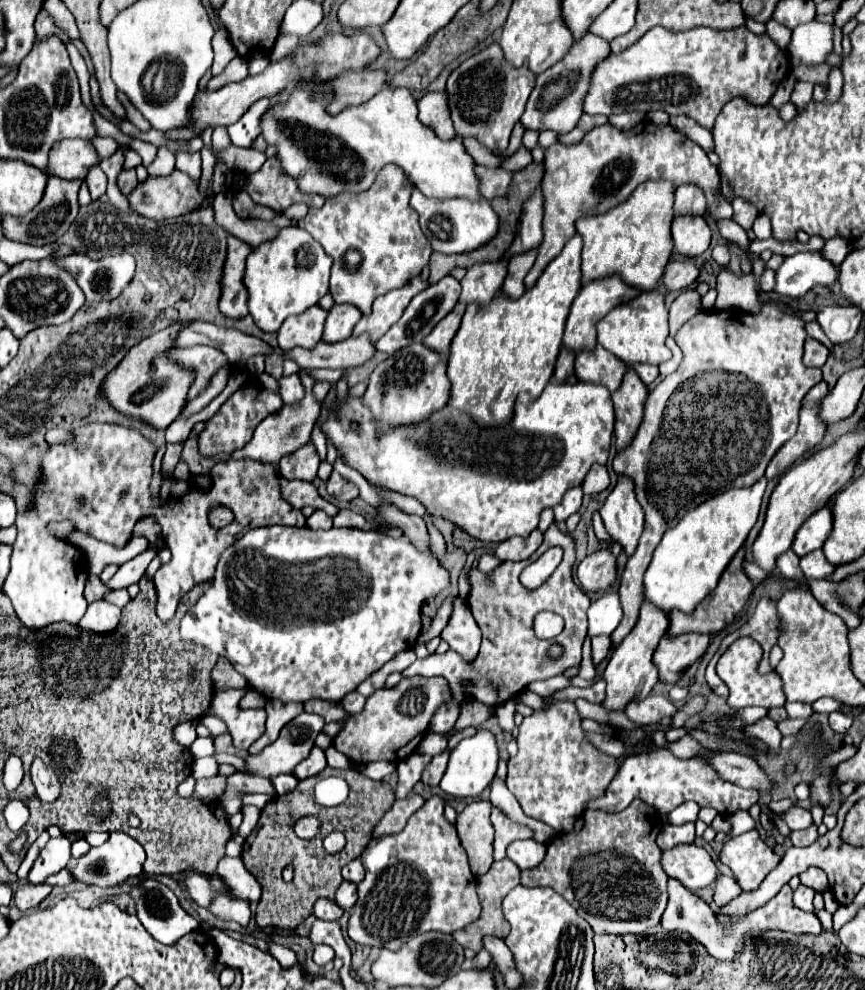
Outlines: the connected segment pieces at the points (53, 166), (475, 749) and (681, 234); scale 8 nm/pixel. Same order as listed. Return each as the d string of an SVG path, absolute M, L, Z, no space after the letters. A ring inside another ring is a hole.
M63 139L49 149L47 171L49 175L57 175L61 179L85 179L85 171L93 163L99 163L99 157L95 153L95 147L87 139Z
M477 729L477 733L473 737L463 739L449 757L449 765L447 771L441 779L441 789L453 797L477 797L481 795L489 783L495 777L497 771L497 763L499 763L499 749L497 749L497 741L495 735L487 729Z
M687 215L681 219L673 219L671 223L671 239L673 253L683 257L701 255L711 241L711 231L701 215Z

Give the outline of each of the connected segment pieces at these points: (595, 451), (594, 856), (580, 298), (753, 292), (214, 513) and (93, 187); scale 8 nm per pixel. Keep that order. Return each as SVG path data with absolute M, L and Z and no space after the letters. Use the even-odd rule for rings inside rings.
M549 383L543 391L541 397L537 397L535 401L531 401L529 395L521 393L517 397L517 403L515 403L515 417L509 425L505 427L495 427L495 429L487 429L487 427L477 427L473 425L473 421L467 417L467 415L461 415L461 411L453 411L453 407L445 407L441 411L437 411L431 419L427 419L425 423L417 423L417 425L411 425L411 427L397 427L389 433L385 433L381 439L375 439L375 421L371 417L371 411L363 405L361 399L351 399L347 397L345 403L337 403L337 417L339 421L335 421L335 417L331 415L321 427L323 427L323 433L335 443L335 447L345 455L345 461L347 465L351 465L353 469L357 469L367 481L371 483L377 483L377 485L383 485L387 489L393 489L393 491L399 491L403 495L409 495L409 497L417 497L431 515L437 515L437 517L445 517L449 521L453 521L457 527L465 529L469 535L473 535L475 539L479 541L505 541L513 535L521 535L521 537L527 537L539 523L539 515L545 507L553 507L561 501L563 493L573 487L573 485L581 485L583 483L583 477L587 475L587 471L591 469L593 463L599 463L599 465L605 465L607 459L609 459L609 449L611 449L611 437L613 437L613 427L615 427L615 411L613 411L613 401L611 401L611 393L609 389L601 387L601 385L595 385L595 383L563 383L563 385L557 385L557 383ZM351 423L359 423L359 431L353 431Z
M641 799L619 813L589 809L577 819L571 835L557 835L547 845L547 855L537 867L521 871L521 883L553 887L589 921L595 933L641 935L661 921L667 907L667 873L661 869L663 851L655 841L659 831L657 809Z
M603 279L601 283L589 283L589 287L581 287L579 295L575 297L571 305L571 313L567 317L565 335L563 335L563 349L569 349L573 353L579 353L581 349L595 349L595 325L597 321L609 313L617 303L625 303L633 299L637 291L629 291L621 279Z
M721 269L717 277L717 301L715 309L743 309L749 313L759 313L763 303L759 303L759 293L753 283L753 273L735 277L729 269Z
M217 505L209 509L209 523L213 527L225 527L231 521L233 521L233 511L227 509L225 505Z
M93 165L87 173L87 185L89 185L89 191L91 191L91 199L99 199L103 193L105 193L105 187L107 187L107 177L105 173L101 171L99 165Z

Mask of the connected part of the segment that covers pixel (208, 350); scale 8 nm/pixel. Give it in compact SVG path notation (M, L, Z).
M189 347L189 349L173 349L167 353L179 367L193 371L193 383L187 393L187 401L193 401L211 381L211 377L221 367L231 367L223 351L215 347Z

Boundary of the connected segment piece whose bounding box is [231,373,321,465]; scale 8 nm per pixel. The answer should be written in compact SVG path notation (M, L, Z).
M301 373L301 381L305 383L305 389L307 389L307 395L305 395L305 403L297 403L297 407L289 407L289 405L283 405L283 409L279 409L277 413L273 415L267 415L255 429L253 433L253 439L239 451L235 451L231 457L233 459L243 459L243 457L249 457L249 459L257 459L261 463L273 463L277 465L279 459L291 451L295 451L297 447L301 447L303 443L309 441L309 435L311 435L311 429L313 429L313 423L317 419L317 411L321 407L321 403L313 397L311 393L311 387L315 383L313 377Z

